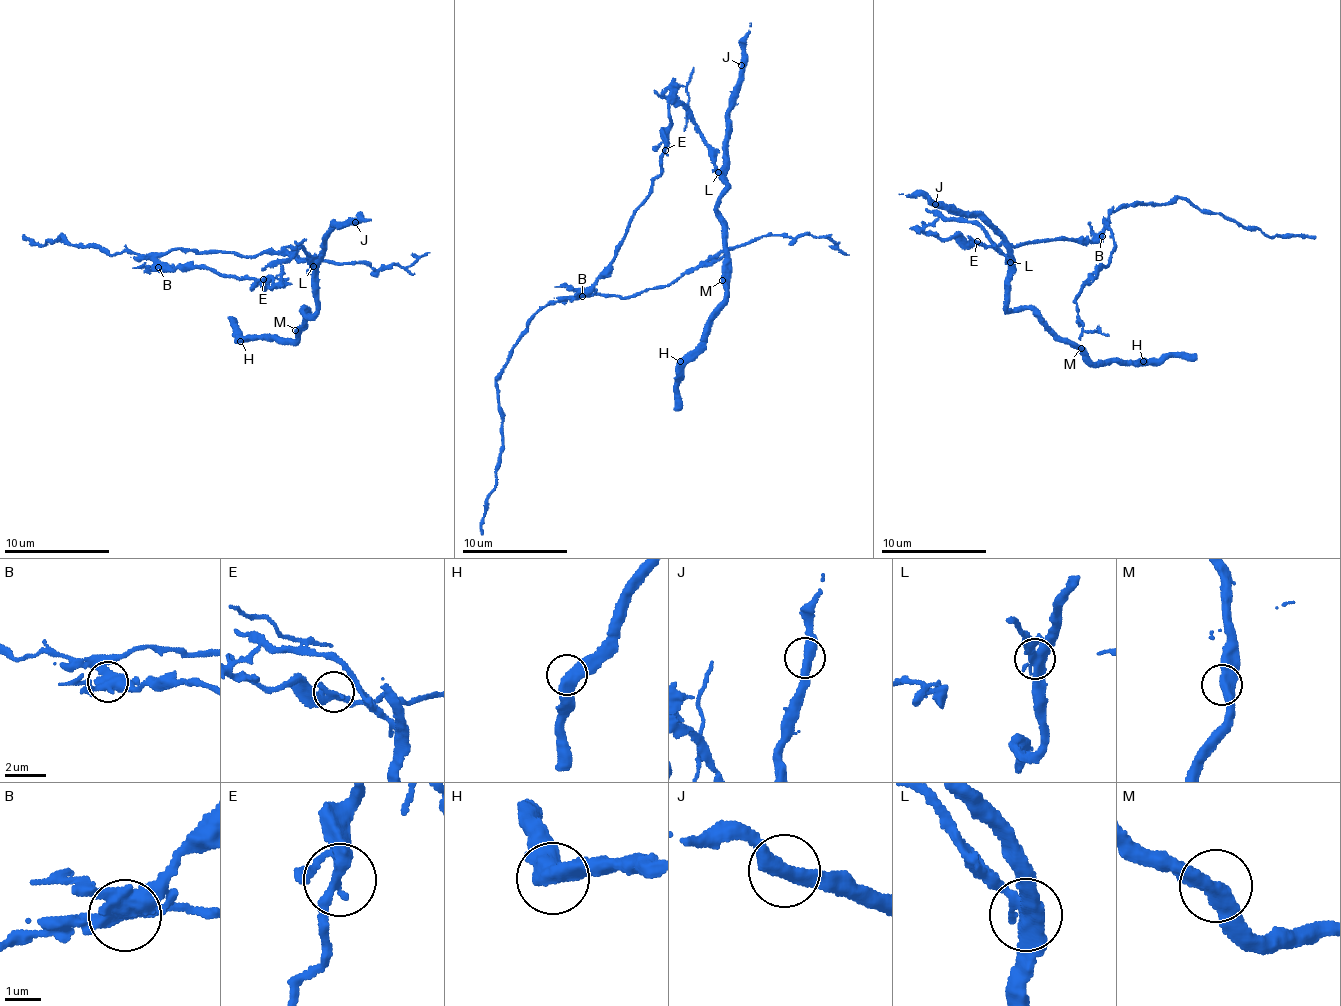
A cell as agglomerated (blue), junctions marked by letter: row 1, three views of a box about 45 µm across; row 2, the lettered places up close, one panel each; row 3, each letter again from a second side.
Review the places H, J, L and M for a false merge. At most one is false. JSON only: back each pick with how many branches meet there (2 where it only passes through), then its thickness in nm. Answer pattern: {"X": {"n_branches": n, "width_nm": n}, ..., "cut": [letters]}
{"L": {"n_branches": 3, "width_nm": 420}, "cut": ["L"]}

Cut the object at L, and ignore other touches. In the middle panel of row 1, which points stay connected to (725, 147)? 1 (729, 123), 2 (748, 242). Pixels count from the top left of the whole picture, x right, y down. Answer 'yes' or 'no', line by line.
1: yes
2: no

